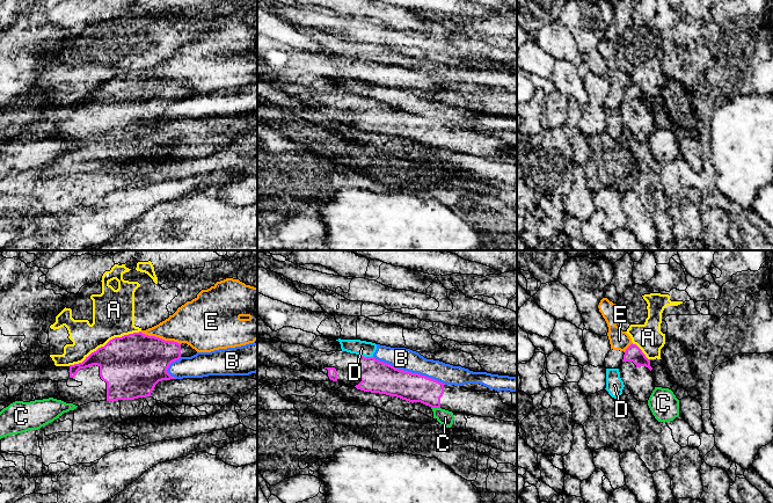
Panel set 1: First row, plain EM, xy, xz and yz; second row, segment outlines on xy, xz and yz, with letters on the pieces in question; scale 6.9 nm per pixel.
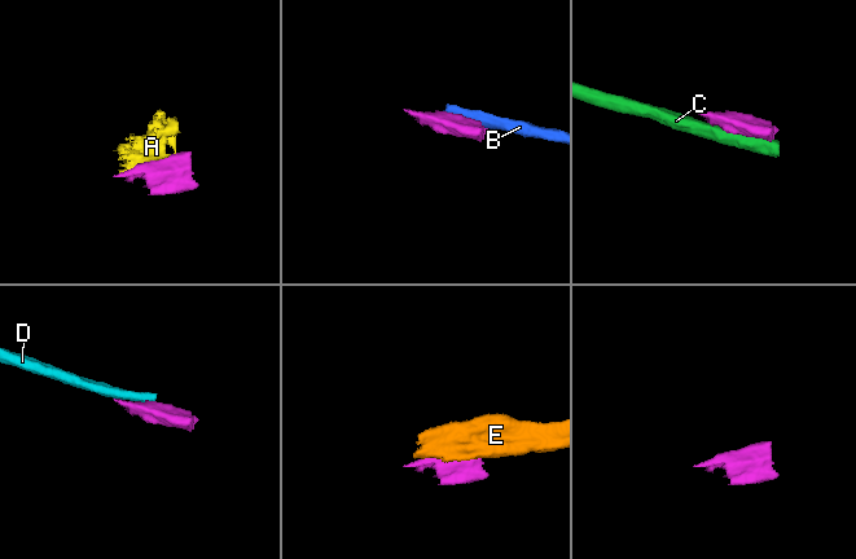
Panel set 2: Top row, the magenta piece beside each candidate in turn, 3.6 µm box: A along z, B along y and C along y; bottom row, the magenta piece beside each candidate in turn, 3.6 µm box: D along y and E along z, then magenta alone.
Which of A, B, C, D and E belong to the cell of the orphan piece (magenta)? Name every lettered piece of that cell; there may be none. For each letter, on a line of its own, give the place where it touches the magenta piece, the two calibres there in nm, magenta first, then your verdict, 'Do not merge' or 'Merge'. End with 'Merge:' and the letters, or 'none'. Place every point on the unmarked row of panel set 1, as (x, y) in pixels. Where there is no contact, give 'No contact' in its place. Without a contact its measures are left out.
A: Touches magenta at xy (106, 85). Thickness 420 nm (magenta) against 280 nm. Do not merge
B: Touches magenta at xz (409, 113). Thickness 220 nm (magenta) against 150 nm. Do not merge
C: Touches magenta at xz (436, 147). Thickness 200 nm (magenta) against 110 nm. Do not merge
D: Touches magenta at xz (365, 97). Thickness 220 nm (magenta) against 110 nm. Do not merge
E: Touches magenta at xy (160, 79). Thickness 420 nm (magenta) against 280 nm. Do not merge
Merge: none

